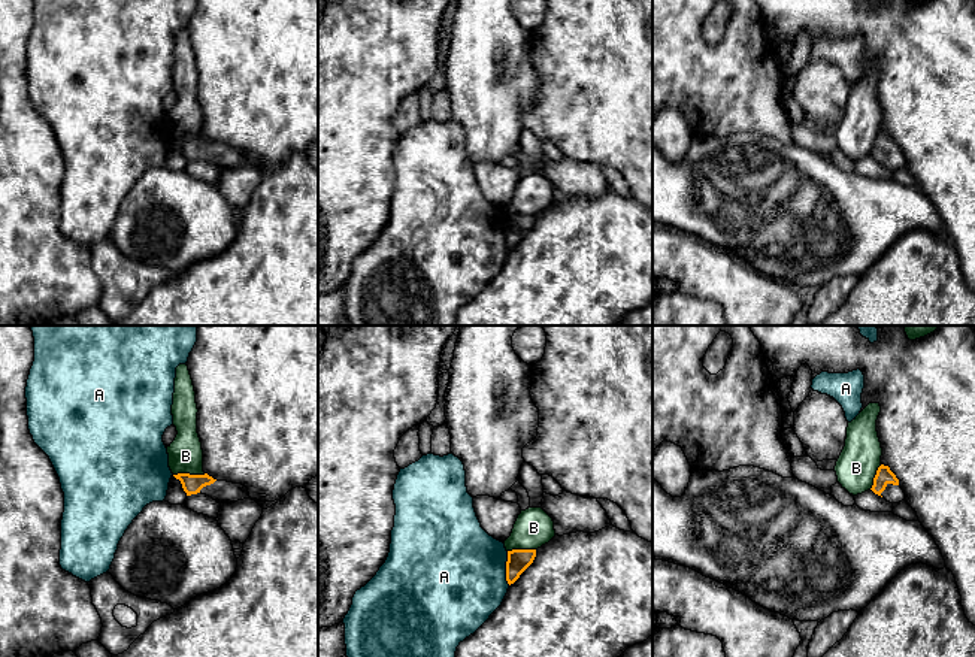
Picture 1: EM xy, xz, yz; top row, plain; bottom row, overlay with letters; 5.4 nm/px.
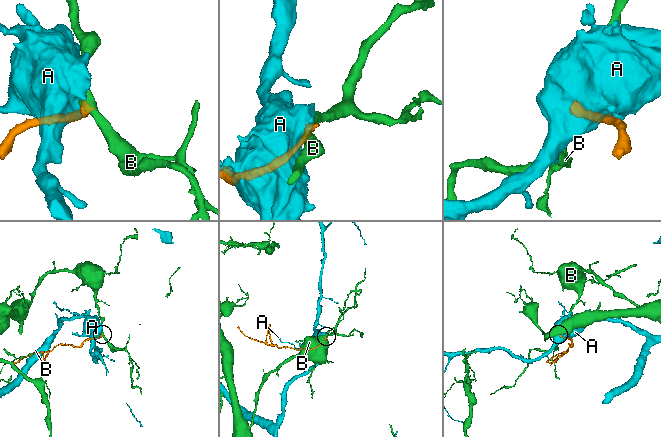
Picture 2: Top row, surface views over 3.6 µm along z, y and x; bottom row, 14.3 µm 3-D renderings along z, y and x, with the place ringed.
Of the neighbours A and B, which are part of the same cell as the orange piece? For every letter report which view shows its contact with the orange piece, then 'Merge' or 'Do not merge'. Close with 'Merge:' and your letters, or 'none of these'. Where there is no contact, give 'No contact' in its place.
A: Touches orange in xz. Do not merge
B: Touches orange in xy. Do not merge
Merge: none of these

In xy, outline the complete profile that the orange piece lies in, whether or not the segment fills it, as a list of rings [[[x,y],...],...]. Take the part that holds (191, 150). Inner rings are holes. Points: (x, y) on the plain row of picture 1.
[[[178,139],[173,142],[181,146],[187,161],[202,158],[212,163],[218,169],[230,169],[243,164],[251,164],[248,154],[245,151],[227,146],[217,146],[208,139],[205,140]]]

